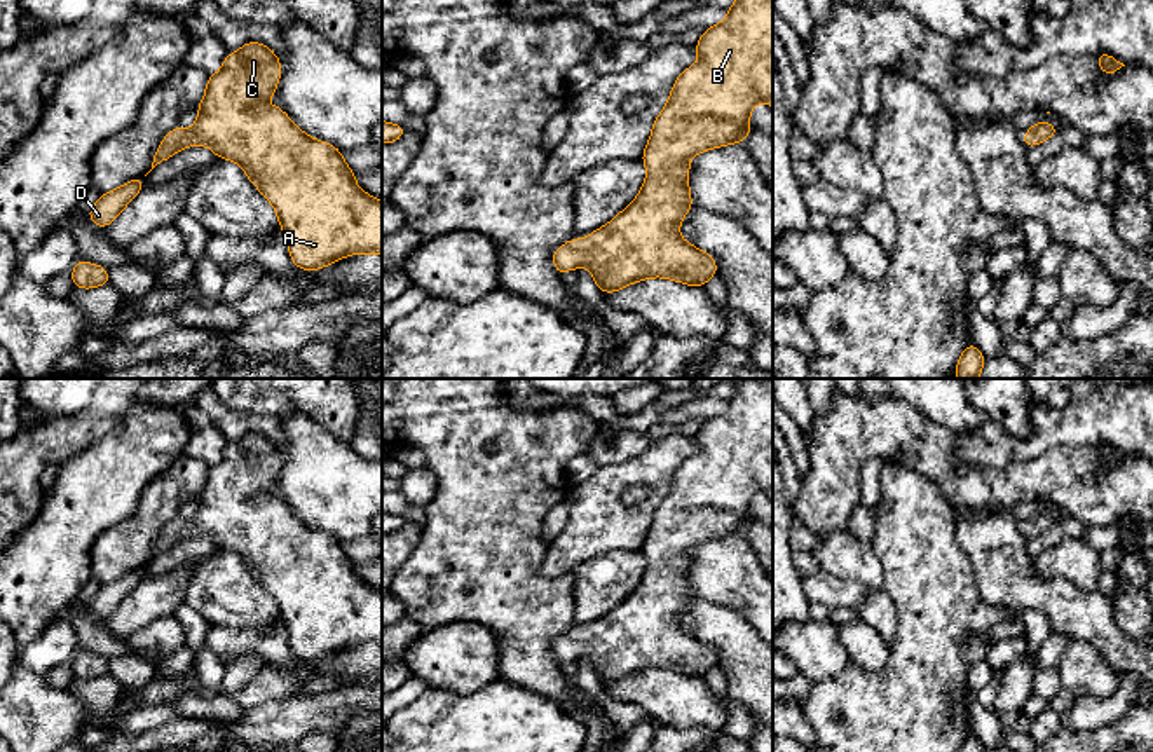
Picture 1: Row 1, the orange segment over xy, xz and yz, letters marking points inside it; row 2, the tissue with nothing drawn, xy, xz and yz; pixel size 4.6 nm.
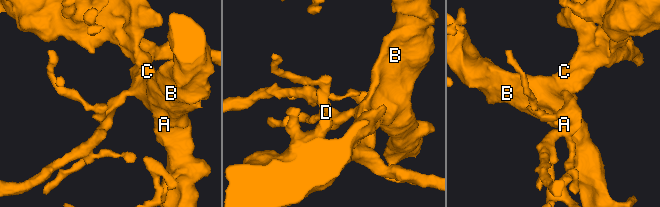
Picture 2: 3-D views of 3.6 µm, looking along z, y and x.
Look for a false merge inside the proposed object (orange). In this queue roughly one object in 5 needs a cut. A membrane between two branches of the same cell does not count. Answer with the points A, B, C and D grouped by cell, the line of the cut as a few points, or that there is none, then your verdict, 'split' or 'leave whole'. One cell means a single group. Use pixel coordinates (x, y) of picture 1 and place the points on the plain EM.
A B C D | no cut | leave whole

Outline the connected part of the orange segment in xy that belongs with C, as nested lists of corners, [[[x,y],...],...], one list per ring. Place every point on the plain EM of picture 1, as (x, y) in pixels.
[[[258,433],[227,445],[222,461],[208,469],[197,513],[192,520],[176,516],[164,527],[152,560],[190,536],[206,536],[216,548],[237,553],[277,602],[297,660],[323,660],[354,644],[382,646],[382,593],[358,579],[342,543],[307,527],[281,497],[260,499],[274,489],[281,461],[277,445]]]

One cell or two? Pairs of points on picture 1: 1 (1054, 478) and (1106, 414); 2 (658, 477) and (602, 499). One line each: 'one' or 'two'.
1: two
2: one

